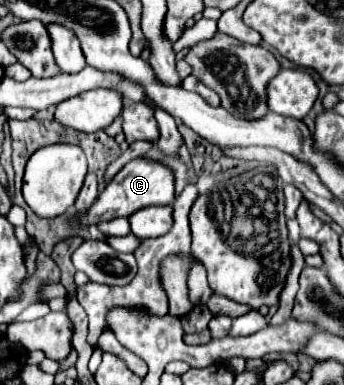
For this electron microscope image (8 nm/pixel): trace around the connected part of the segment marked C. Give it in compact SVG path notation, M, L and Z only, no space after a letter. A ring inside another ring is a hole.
M134 159L130 165L126 165L98 195L96 203L90 207L90 211L80 219L80 223L98 223L98 221L110 221L114 217L130 217L134 211L150 205L170 205L174 201L174 171L152 159Z

